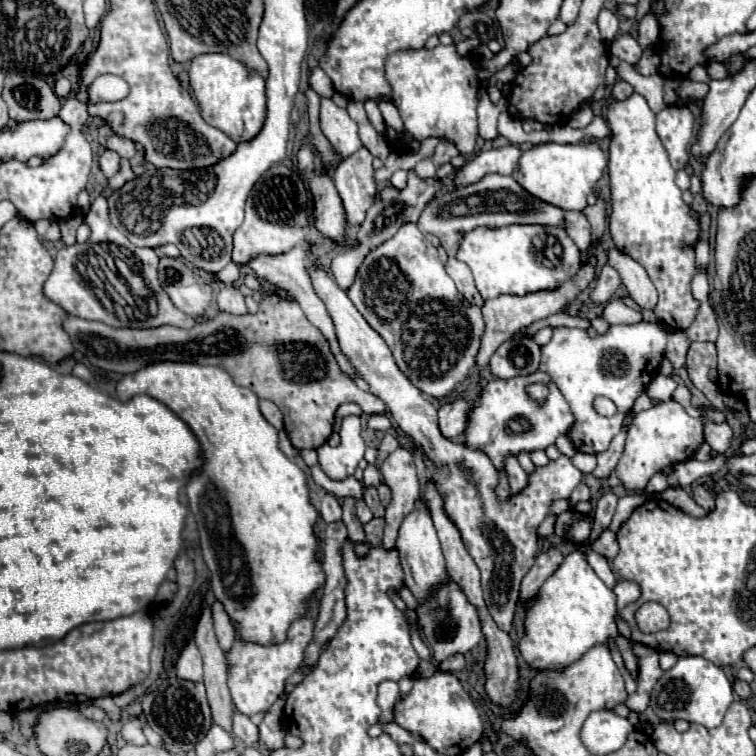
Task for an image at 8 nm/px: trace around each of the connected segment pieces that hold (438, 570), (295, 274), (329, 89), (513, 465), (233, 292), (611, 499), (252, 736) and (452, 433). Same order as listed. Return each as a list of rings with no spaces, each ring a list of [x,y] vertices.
[[[422,497],[416,501],[414,511],[408,513],[404,517],[402,525],[400,525],[396,549],[398,549],[400,565],[402,565],[402,571],[404,571],[404,583],[408,585],[408,589],[414,593],[414,597],[418,601],[426,599],[434,585],[448,581],[444,557],[442,557],[442,551],[440,551],[440,541],[438,541],[438,535],[436,535],[430,511],[426,507],[426,501]]]
[[[302,243],[300,247],[294,247],[294,249],[290,249],[290,251],[286,251],[286,253],[280,253],[280,255],[256,255],[256,257],[252,257],[252,259],[248,261],[248,267],[256,273],[256,277],[264,279],[270,287],[282,289],[282,291],[288,293],[290,299],[298,301],[298,305],[302,307],[302,311],[304,311],[304,315],[308,317],[308,321],[310,321],[314,327],[318,327],[320,333],[326,337],[326,341],[328,341],[328,345],[330,345],[330,351],[334,353],[334,357],[336,357],[336,361],[338,361],[338,367],[340,367],[362,391],[370,391],[368,383],[366,383],[366,381],[362,379],[362,375],[354,369],[354,365],[350,363],[350,359],[342,353],[342,349],[340,349],[340,345],[338,345],[338,339],[336,339],[334,323],[332,323],[332,319],[330,319],[324,303],[320,301],[320,297],[316,295],[316,291],[314,291],[312,285],[308,283],[308,273],[306,273],[306,267],[304,267],[306,253],[310,253],[310,243]]]
[[[314,69],[312,71],[310,85],[320,97],[332,97],[332,93],[334,93],[334,85],[332,85],[332,81],[328,79],[328,75],[322,69]]]
[[[508,457],[506,459],[506,471],[508,471],[508,479],[510,479],[510,491],[514,495],[518,495],[528,485],[528,475],[520,467],[520,463],[518,463],[516,457]]]
[[[226,285],[218,297],[218,307],[226,313],[232,313],[232,315],[246,315],[248,313],[248,307],[244,303],[244,295],[234,287],[234,285]]]
[[[606,493],[600,497],[600,501],[596,503],[596,509],[594,509],[594,527],[592,527],[590,539],[596,539],[610,525],[612,515],[616,511],[616,501],[618,501],[618,497],[614,493]]]
[[[234,709],[234,719],[232,719],[232,733],[242,739],[246,745],[258,743],[258,727],[242,713]]]
[[[458,399],[454,403],[446,403],[438,409],[438,427],[446,439],[456,439],[466,427],[466,413],[472,403]]]

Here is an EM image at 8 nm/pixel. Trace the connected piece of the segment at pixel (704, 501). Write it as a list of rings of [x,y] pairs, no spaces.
[[[698,485],[698,487],[694,489],[692,497],[694,497],[694,501],[696,501],[700,507],[704,507],[706,511],[712,511],[712,507],[714,507],[714,497],[712,497],[704,487]]]

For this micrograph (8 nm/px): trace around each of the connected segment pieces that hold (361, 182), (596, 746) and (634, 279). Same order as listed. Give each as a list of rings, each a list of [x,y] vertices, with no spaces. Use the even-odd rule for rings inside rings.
[[[360,147],[360,151],[354,155],[342,159],[334,167],[334,183],[342,197],[348,223],[360,225],[366,217],[366,211],[376,201],[376,181],[370,151]]]
[[[594,711],[582,727],[582,741],[594,755],[608,755],[618,751],[636,729],[644,731],[642,723],[634,725],[612,711]]]
[[[612,249],[608,253],[608,265],[612,265],[620,277],[622,283],[628,289],[628,295],[642,307],[642,309],[654,309],[658,303],[658,291],[652,283],[652,279],[648,277],[646,269],[634,261],[632,257],[628,257],[626,253]]]

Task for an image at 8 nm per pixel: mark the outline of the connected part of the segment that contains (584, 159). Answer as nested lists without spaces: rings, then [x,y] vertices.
[[[544,143],[544,145],[530,145],[524,149],[516,171],[512,177],[536,199],[556,205],[560,209],[582,211],[586,207],[588,193],[596,187],[602,171],[606,167],[606,155],[602,153],[600,145],[558,145],[558,143]]]

